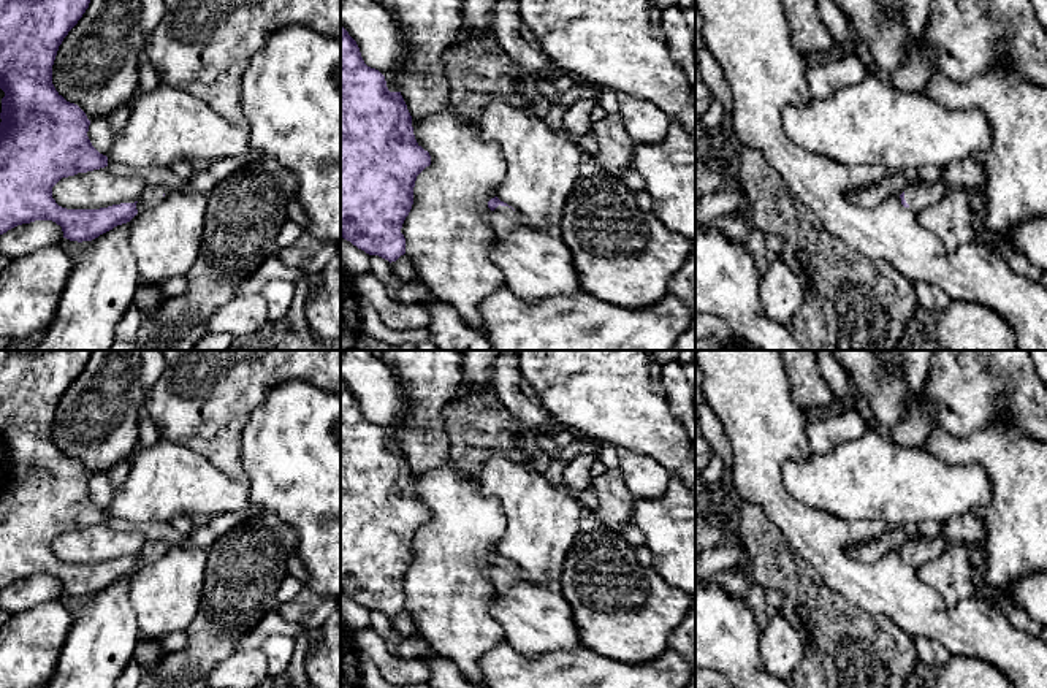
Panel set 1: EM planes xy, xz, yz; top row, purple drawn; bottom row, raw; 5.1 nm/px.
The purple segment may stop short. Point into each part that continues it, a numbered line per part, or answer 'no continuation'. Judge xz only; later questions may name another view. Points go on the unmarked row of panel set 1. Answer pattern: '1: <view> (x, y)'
1: xz (504, 574)

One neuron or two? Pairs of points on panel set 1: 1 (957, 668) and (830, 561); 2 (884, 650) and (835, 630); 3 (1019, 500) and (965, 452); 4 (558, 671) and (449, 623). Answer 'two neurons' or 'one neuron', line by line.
1: two neurons
2: one neuron
3: one neuron
4: two neurons

